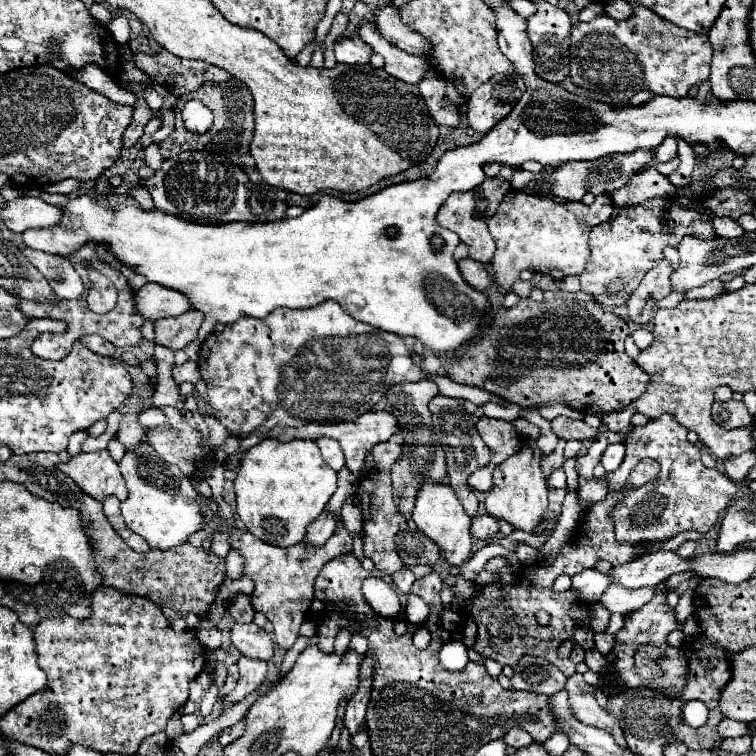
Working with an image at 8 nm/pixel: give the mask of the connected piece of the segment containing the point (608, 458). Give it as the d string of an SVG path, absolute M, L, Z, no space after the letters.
M617 443L617 445L611 445L605 449L603 457L601 457L601 465L605 467L607 473L611 471L617 471L621 461L623 461L623 455L625 455L625 445L623 443Z

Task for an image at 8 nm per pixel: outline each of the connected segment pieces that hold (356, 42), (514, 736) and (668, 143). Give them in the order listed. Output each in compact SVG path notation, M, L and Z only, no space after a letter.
M339 37L335 41L335 57L339 63L347 65L367 65L373 55L373 49L355 37Z
M511 729L511 731L505 735L503 741L505 741L507 745L511 745L511 747L523 747L523 745L533 743L531 735L527 735L527 731L523 731L523 729Z
M667 137L667 139L657 147L655 155L657 155L657 161L661 161L661 163L671 161L671 159L677 155L677 141L671 139L671 137Z

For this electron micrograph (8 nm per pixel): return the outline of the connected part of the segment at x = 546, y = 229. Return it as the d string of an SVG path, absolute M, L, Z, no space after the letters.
M509 191L501 201L499 211L487 221L489 233L497 243L497 251L491 259L497 291L501 295L507 295L523 269L545 273L555 279L579 275L587 263L589 231L595 225L611 219L611 215L613 201L607 195L595 197L591 205L583 203L561 205L555 201L539 199L535 195L527 195L523 191Z

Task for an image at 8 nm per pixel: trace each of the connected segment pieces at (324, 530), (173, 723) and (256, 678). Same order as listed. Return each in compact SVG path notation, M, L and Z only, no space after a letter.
M323 511L309 527L307 527L307 545L325 545L325 541L335 533L335 525L341 517L331 515L329 511Z
M179 713L177 715L173 715L171 719L169 719L169 723L167 723L167 729L165 729L165 735L167 735L167 739L169 739L169 743L177 737L177 735L181 735L181 721L179 721Z
M241 657L237 665L239 665L239 681L237 681L235 689L223 697L225 705L243 701L245 695L253 693L267 677L267 663L259 663L257 659Z

